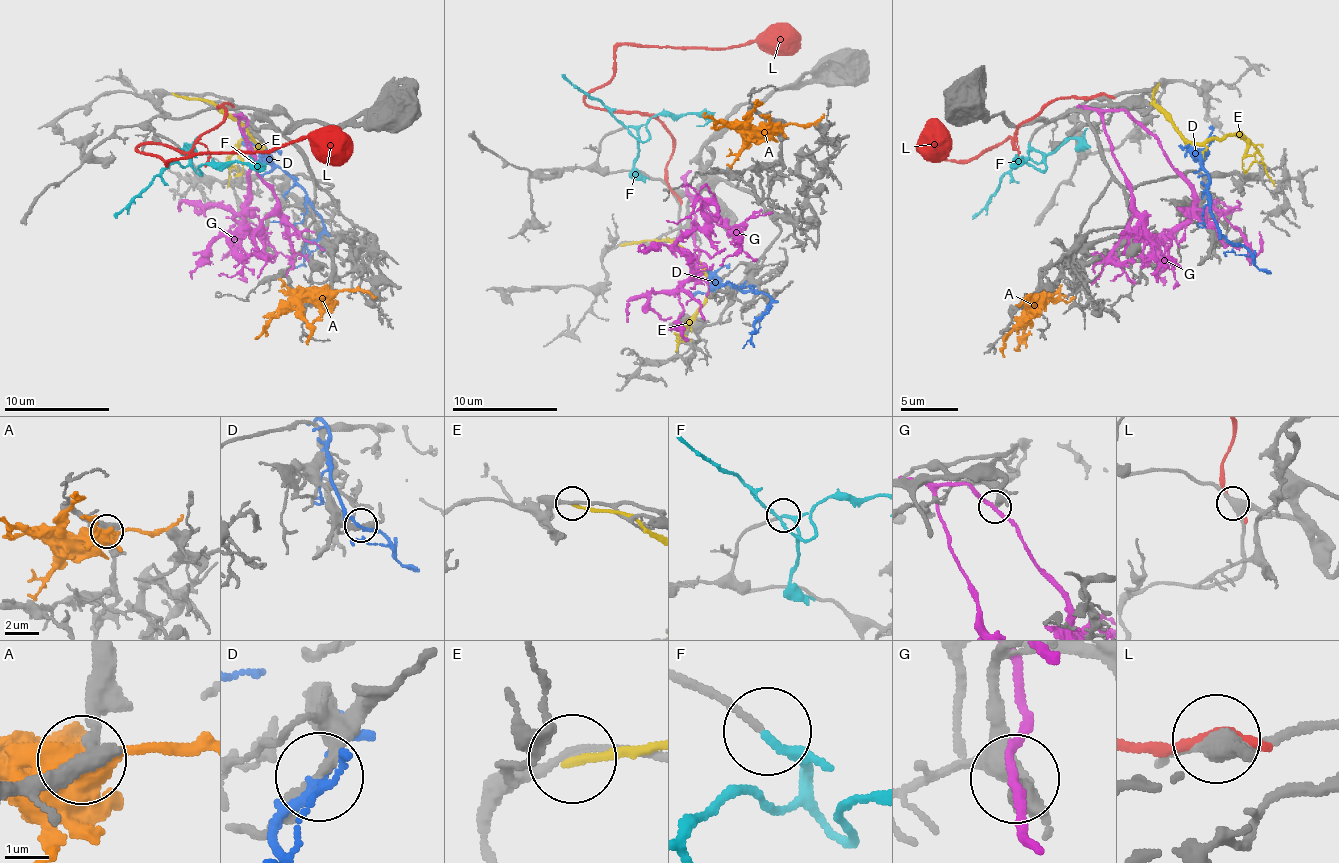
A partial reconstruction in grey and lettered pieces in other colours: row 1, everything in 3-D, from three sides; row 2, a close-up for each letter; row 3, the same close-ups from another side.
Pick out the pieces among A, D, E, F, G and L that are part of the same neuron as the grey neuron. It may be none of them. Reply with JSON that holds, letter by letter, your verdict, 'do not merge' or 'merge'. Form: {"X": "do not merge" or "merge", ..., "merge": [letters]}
{"A": "do not merge", "D": "do not merge", "E": "do not merge", "F": "merge", "G": "merge", "L": "do not merge", "merge": ["F", "G"]}

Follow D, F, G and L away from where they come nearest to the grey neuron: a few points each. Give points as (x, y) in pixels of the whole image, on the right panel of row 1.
D: (1231, 241), (1217, 224), (1203, 169), (1203, 149), (1211, 141), (1208, 126)
F: (1028, 143), (1042, 155), (1042, 161), (1025, 158), (1016, 163), (973, 218)
G: (1142, 126), (1122, 109), (1108, 109), (1102, 115), (1119, 169), (1131, 192), (1134, 218), (1108, 258), (1131, 281)
L: (1099, 95), (1051, 100), (1022, 123), (1013, 146), (1010, 138), (944, 161), (936, 132), (947, 135), (939, 143)

